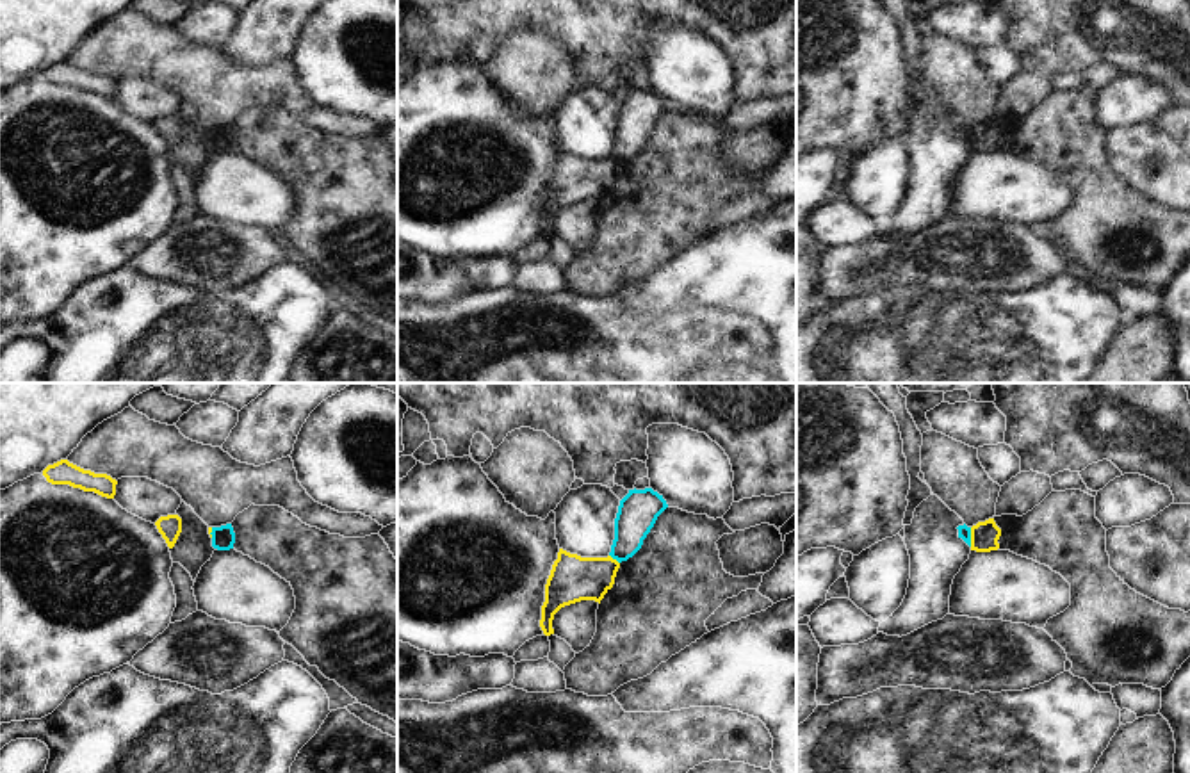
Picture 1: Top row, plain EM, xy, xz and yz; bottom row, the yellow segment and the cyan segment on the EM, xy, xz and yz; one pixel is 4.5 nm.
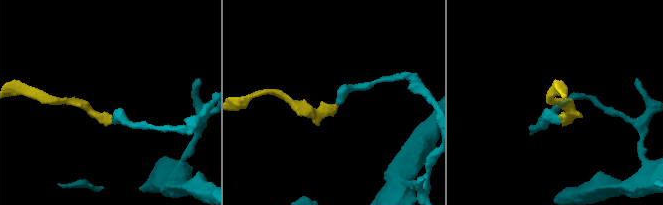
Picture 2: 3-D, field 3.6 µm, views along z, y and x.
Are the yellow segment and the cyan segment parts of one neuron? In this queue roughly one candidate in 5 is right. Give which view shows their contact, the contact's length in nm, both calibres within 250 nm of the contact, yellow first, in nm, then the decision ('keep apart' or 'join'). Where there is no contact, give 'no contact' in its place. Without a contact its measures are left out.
meets yellow in yz; contact 90 nm long; 130 nm thick on the yellow side, 60 nm on the other; keep apart

